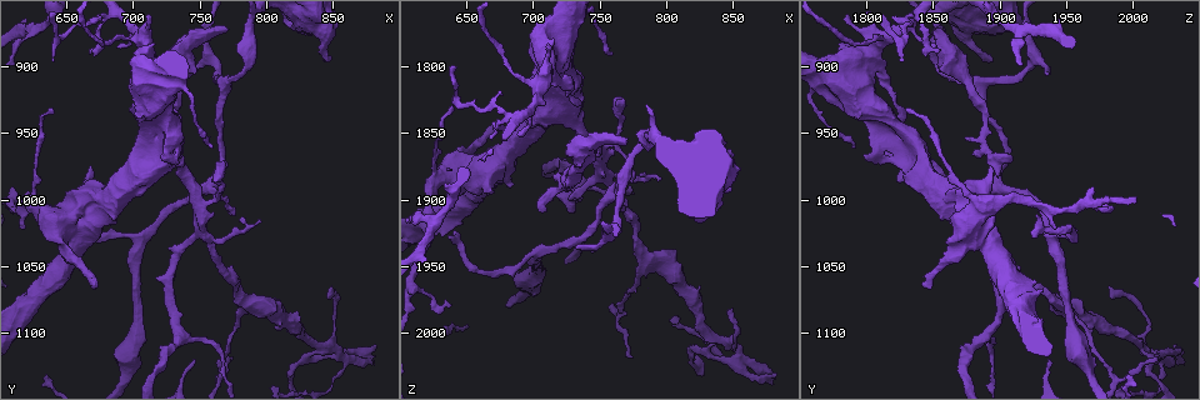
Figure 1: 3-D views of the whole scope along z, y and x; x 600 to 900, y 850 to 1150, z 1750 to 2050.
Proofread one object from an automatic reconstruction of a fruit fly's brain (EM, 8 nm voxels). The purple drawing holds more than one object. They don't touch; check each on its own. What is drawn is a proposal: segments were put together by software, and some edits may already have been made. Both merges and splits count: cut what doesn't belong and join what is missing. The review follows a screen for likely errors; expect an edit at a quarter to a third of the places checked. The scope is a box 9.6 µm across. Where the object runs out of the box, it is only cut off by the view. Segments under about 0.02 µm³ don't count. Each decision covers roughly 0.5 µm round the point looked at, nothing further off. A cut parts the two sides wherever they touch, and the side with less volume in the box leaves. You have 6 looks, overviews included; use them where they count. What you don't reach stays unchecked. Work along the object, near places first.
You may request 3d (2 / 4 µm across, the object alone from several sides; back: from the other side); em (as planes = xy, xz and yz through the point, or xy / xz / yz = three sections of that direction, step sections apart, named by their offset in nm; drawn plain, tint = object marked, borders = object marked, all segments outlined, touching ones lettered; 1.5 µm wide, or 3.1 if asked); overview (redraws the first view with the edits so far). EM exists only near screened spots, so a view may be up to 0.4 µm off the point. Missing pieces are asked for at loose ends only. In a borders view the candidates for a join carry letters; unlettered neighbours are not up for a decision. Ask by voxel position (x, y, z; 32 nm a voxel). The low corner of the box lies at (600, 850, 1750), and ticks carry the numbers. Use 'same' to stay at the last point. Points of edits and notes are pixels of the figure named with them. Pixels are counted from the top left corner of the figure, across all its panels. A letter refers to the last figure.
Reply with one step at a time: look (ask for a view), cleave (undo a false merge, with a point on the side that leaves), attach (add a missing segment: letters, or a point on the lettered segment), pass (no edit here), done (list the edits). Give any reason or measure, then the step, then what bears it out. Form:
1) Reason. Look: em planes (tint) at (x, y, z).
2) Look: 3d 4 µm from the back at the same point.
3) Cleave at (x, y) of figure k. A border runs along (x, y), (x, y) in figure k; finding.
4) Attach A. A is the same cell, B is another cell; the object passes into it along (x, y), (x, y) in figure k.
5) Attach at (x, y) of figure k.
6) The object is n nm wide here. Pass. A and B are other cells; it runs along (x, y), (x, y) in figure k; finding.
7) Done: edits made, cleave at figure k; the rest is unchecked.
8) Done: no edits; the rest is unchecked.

Tapers out. Look: 3d 4 µm at (764, 970, 1826).

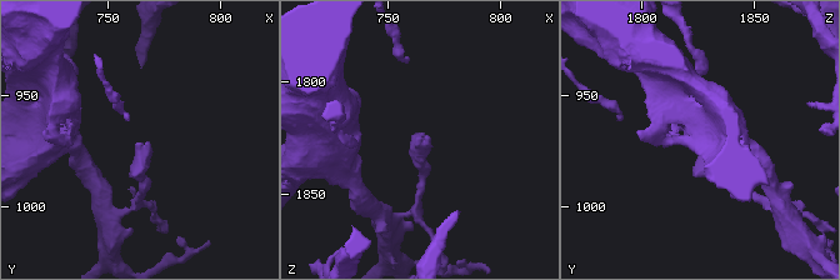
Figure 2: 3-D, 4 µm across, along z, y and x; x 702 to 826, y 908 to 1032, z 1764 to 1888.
Look: em xz step 4 (borders) at (766, 970, 1826).

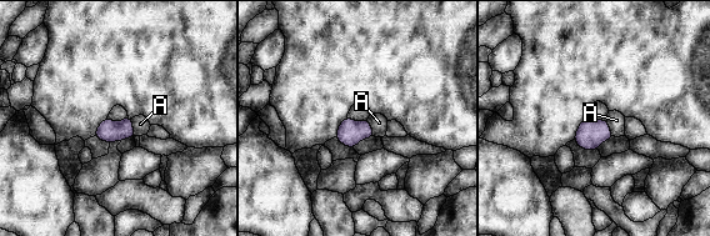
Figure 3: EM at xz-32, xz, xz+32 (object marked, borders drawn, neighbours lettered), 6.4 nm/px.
Pass. A is another cell; none of them fits.

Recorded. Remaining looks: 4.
Branch stops here. Look: 3d 2 µm at (686, 884, 1850).

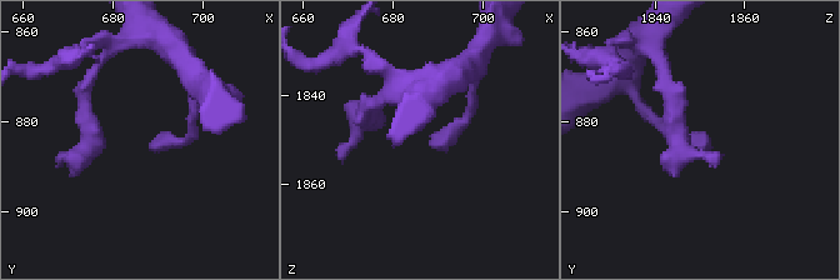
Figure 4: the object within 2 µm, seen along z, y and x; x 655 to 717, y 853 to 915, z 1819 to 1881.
Need the tissue. Look: em xy step 4 (tint) at (687, 885, 1851).

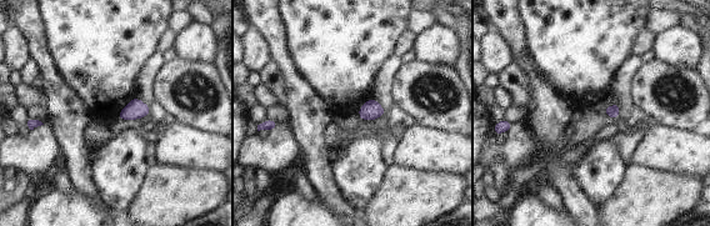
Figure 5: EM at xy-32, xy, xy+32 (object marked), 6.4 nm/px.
Cut it another way. Look: em planes (borders) at the same point.

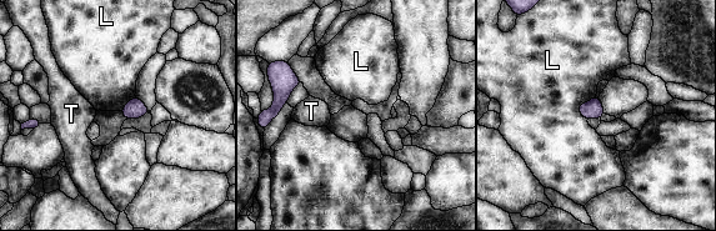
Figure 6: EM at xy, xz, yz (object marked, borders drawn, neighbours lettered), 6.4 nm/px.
Pass. L and T are other cells; a border runs along (595, 95), (579, 106), (585, 119) in figure 6; none of them fits.

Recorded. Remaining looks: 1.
Done: no edits; the rest is unchecked.

